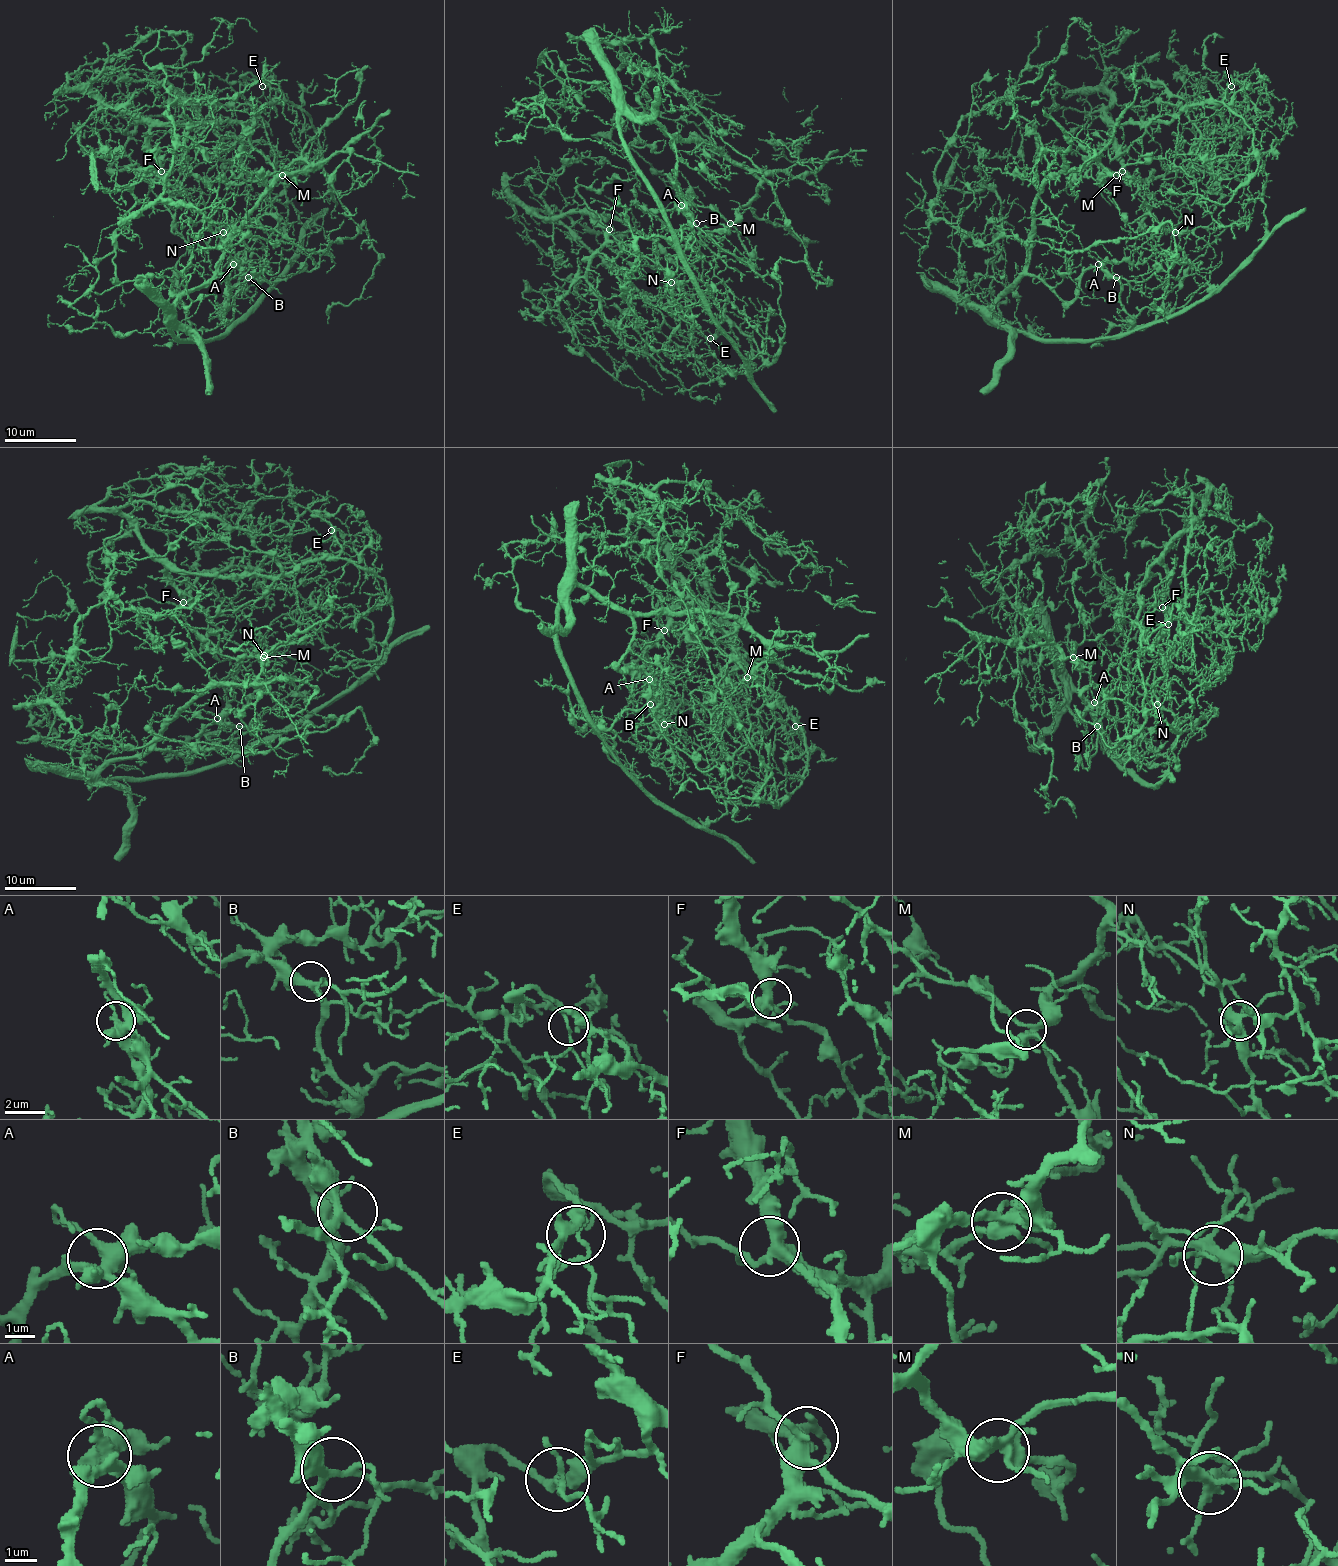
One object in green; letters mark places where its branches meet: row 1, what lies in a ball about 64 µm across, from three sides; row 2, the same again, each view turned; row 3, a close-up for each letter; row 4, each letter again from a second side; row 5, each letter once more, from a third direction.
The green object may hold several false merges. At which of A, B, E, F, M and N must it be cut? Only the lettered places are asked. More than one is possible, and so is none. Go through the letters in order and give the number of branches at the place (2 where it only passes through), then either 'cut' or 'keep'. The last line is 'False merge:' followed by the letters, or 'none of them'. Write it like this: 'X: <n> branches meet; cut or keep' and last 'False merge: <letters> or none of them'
A: 6 branches meet; keep
B: 4 branches meet; keep
E: 4 branches meet; keep
F: 5 branches meet; keep
M: 6 branches meet; keep
N: 5 branches meet; keep
False merge: none of them

